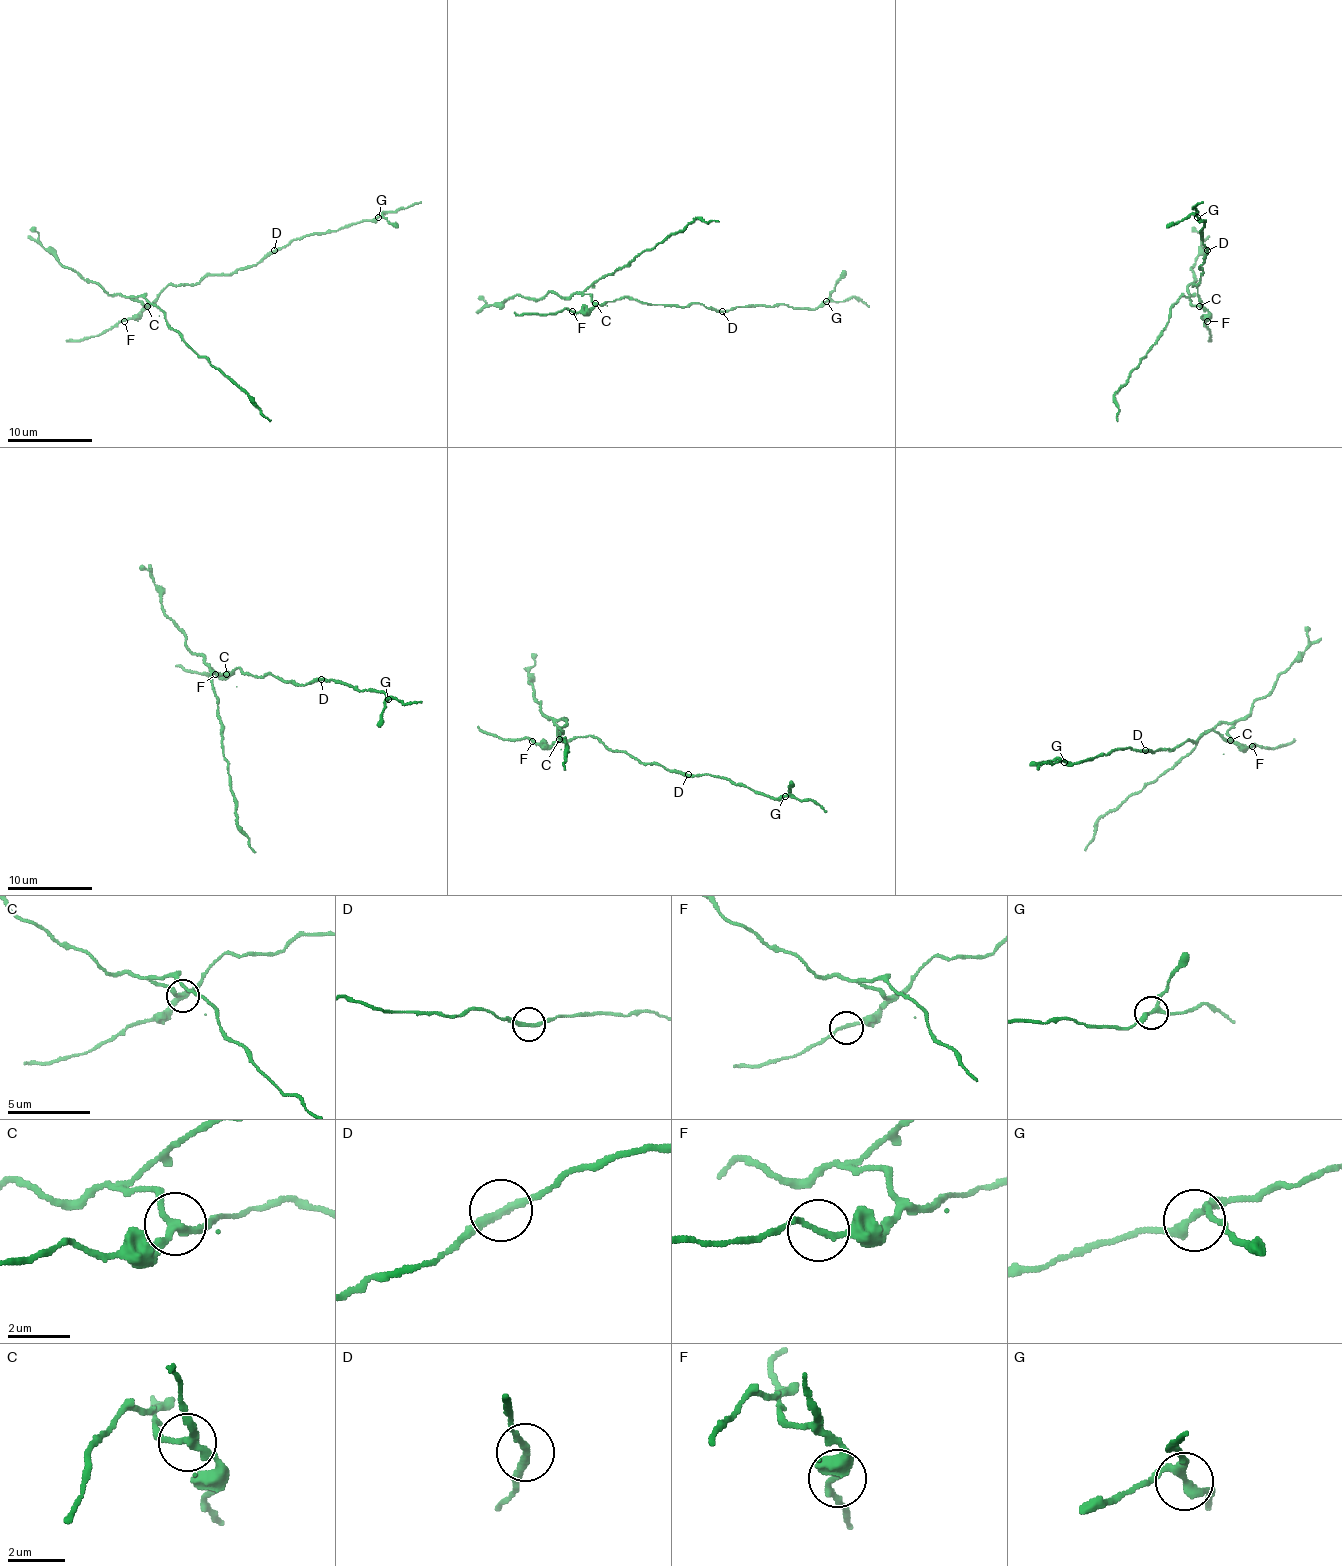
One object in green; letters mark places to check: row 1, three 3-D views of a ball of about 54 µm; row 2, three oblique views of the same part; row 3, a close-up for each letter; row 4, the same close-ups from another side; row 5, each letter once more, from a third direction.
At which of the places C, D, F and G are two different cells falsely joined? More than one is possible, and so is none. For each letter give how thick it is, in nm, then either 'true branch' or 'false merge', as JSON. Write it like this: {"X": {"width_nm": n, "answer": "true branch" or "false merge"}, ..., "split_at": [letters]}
{"C": {"width_nm": 240, "answer": "false merge"}, "D": {"width_nm": 240, "answer": "true branch"}, "F": {"width_nm": 180, "answer": "true branch"}, "G": {"width_nm": 240, "answer": "true branch"}, "split_at": ["C"]}

